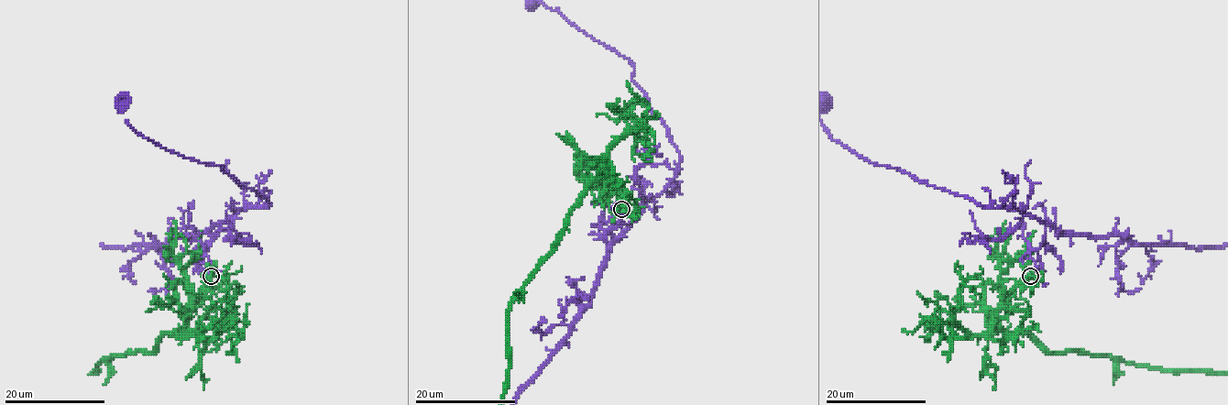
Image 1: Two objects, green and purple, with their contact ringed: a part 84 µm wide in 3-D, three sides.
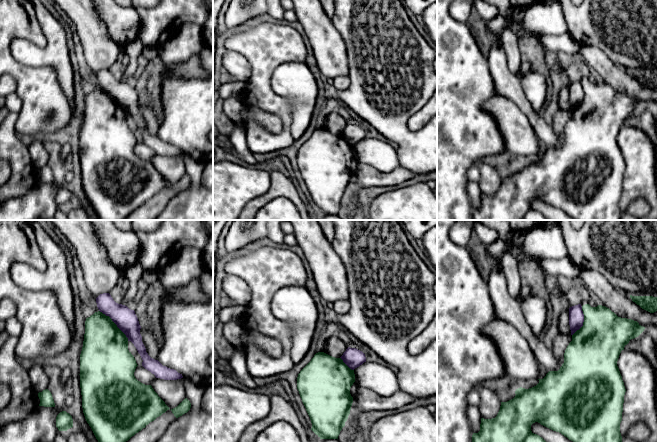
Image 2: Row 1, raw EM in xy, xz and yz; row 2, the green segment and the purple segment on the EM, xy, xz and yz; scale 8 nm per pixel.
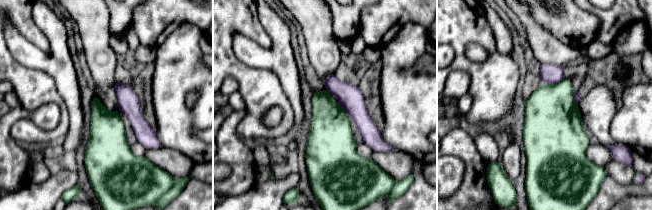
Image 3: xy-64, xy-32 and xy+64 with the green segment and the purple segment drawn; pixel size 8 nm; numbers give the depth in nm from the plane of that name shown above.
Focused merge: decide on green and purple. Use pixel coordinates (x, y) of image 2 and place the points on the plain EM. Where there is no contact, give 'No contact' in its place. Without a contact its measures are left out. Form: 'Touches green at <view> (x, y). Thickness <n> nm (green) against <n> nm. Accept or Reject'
Touches green at xy (115, 100). Thickness 380 nm (green) against 180 nm. Reject

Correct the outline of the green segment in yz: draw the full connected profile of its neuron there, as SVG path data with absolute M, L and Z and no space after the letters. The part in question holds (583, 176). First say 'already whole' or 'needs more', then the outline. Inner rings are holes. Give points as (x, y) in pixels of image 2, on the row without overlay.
already whole | M589 80L582 82L583 102L572 111L572 117L564 129L564 139L558 147L549 147L539 159L529 165L518 164L515 173L501 178L495 194L481 194L480 207L473 209L471 220L548 220L531 207L535 198L561 209L575 220L622 220L620 199L622 197L624 171L626 168L617 142L619 131L631 115L638 113L645 105L637 97L618 93L609 84Z

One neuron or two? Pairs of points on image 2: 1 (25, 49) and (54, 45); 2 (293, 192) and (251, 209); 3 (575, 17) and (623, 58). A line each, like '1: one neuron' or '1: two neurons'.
1: one neuron
2: one neuron
3: one neuron

